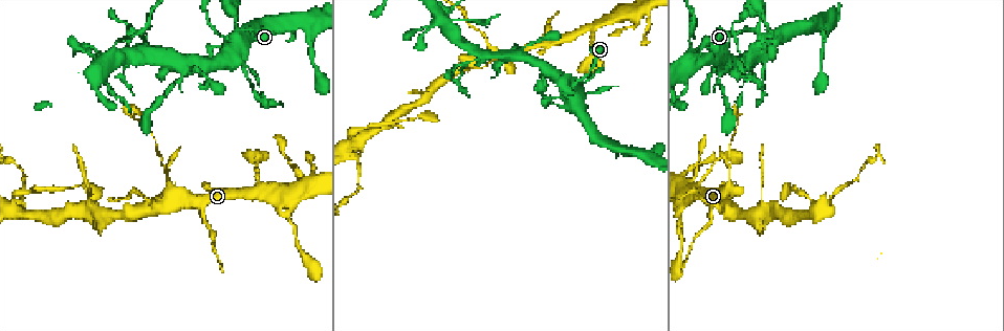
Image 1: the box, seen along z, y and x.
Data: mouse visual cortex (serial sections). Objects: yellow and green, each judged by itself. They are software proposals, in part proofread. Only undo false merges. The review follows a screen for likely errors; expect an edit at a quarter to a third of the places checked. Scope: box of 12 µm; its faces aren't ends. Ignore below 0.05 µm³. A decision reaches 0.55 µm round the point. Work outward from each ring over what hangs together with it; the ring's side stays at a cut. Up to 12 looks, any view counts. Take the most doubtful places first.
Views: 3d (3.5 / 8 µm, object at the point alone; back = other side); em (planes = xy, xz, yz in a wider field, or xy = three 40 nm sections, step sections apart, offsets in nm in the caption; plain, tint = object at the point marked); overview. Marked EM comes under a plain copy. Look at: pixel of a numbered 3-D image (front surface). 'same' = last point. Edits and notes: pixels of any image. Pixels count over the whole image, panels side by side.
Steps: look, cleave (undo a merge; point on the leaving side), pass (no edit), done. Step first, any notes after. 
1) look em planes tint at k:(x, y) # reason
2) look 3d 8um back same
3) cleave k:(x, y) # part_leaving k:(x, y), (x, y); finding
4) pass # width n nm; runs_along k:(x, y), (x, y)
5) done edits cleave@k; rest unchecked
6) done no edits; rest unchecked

look 3d 3.5um at 1:(181, 195) # three arms meet

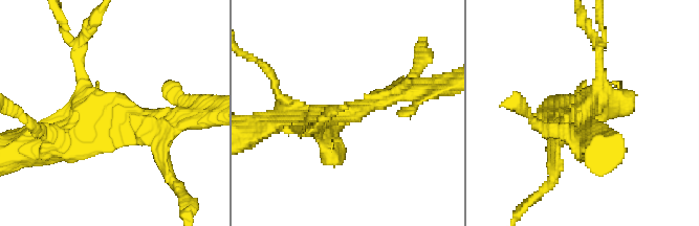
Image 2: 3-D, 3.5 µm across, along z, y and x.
look em xy step 1 tint at 2:(348, 113)

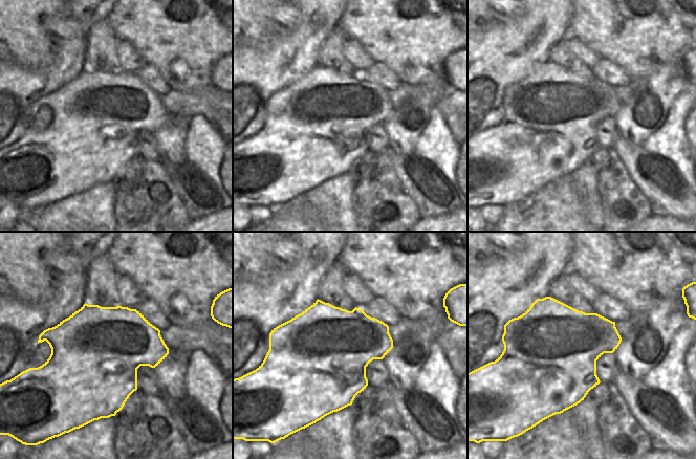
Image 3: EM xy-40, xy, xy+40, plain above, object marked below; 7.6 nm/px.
pass # runs_along 2:(172, 122), (49, 148); continuous, no second cell

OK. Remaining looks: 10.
look 3d 3.5um at 1:(239, 42) # small branch off a trunk

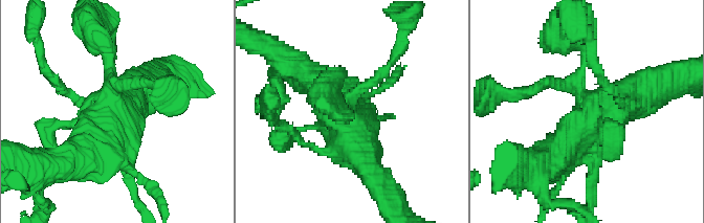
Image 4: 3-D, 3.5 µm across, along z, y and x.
look em xy step 5 tint at 4:(357, 116)

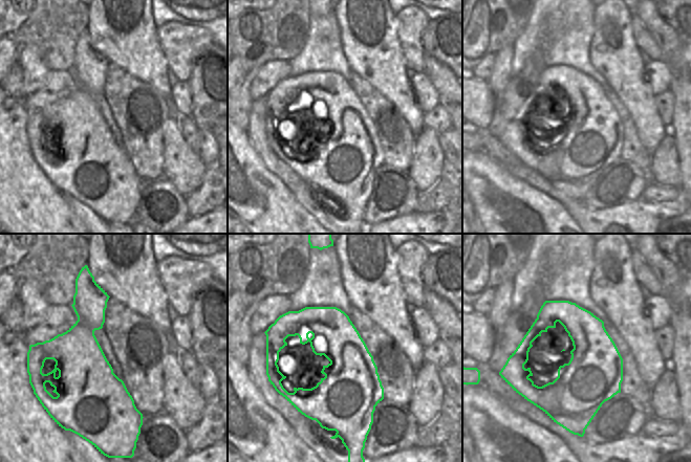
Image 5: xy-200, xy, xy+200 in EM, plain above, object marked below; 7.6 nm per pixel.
pass # continuous, no second cell

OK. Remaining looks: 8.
look 3d 3.5um back at 1:(488, 55) # sharp bend

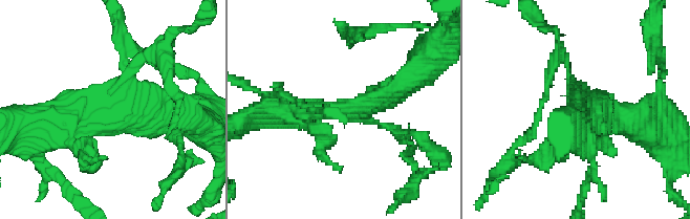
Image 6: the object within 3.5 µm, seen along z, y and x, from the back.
look em planes tint at 6:(349, 111) # arms 3; arm_widths 100, 350, 450 nm; need the tissue

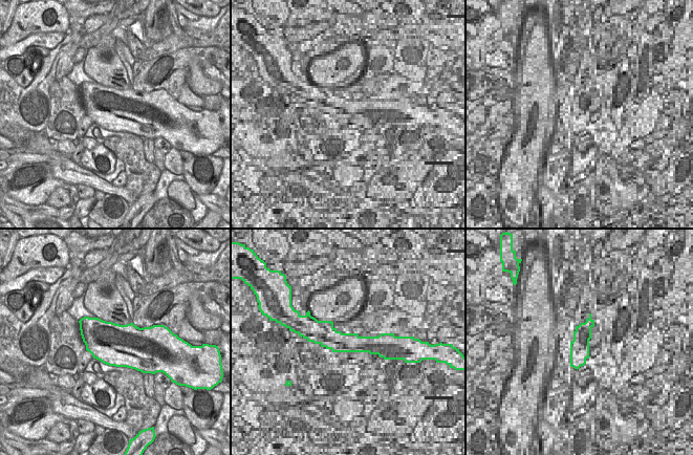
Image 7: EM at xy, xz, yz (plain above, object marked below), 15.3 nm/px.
pass # one cell here

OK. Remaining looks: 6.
look 3d 8um at 1:(764, 209) # branch point

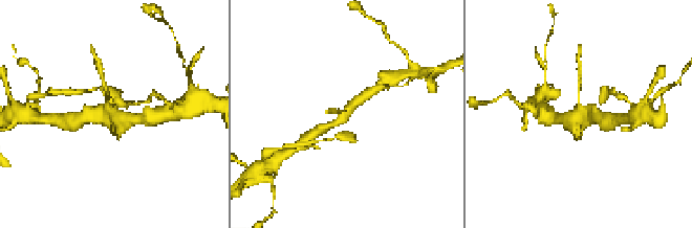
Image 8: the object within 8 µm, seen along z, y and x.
look em xy step 3 tint at 8:(115, 114)

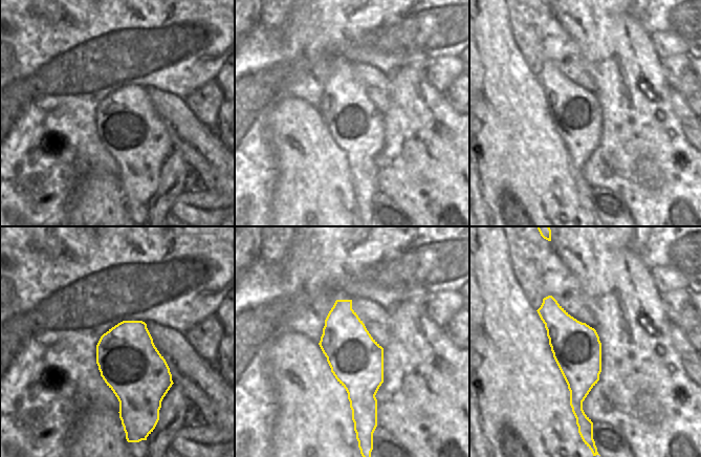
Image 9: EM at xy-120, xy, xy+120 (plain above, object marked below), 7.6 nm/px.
pass # width 420 nm; runs_along 8:(370, 92), (324, 129); continuous, no second cell

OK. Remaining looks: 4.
look 3d 3.5um at 1:(32, 191) # narrows sharply

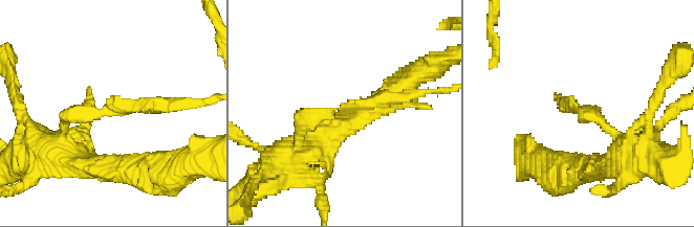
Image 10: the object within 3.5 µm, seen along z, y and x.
look em xy step 3 tint at 10:(340, 109) # arm_widths 150, 200 nm

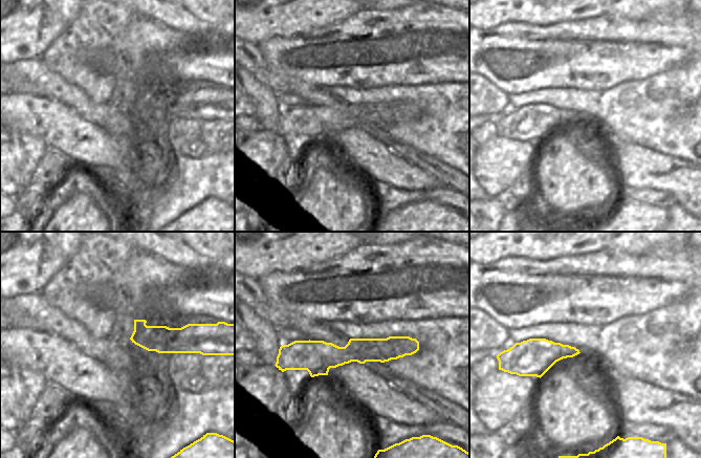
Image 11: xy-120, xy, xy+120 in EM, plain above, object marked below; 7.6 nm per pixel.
look em xy step 5 tint same

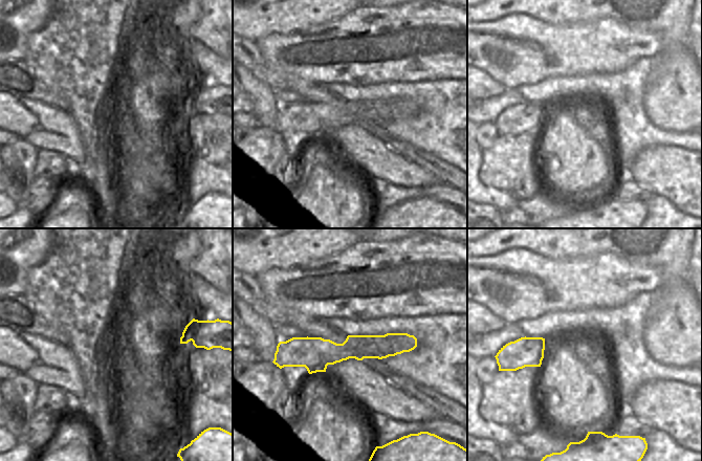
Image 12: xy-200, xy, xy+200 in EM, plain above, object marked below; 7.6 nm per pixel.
pass # runs_along 12:(414, 341), (281, 354); all the same cell

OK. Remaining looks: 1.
done no edits; rest unchecked

